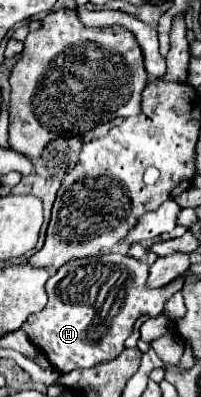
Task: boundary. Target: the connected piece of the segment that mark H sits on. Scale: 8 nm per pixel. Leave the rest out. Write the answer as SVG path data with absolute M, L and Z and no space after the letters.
M107 253L75 259L57 269L47 281L47 305L27 317L23 331L43 349L49 363L61 373L87 369L115 359L125 349L125 339L133 333L135 321L143 315L159 317L165 303L183 289L185 279L175 277L163 287L149 289L149 265L129 255Z

